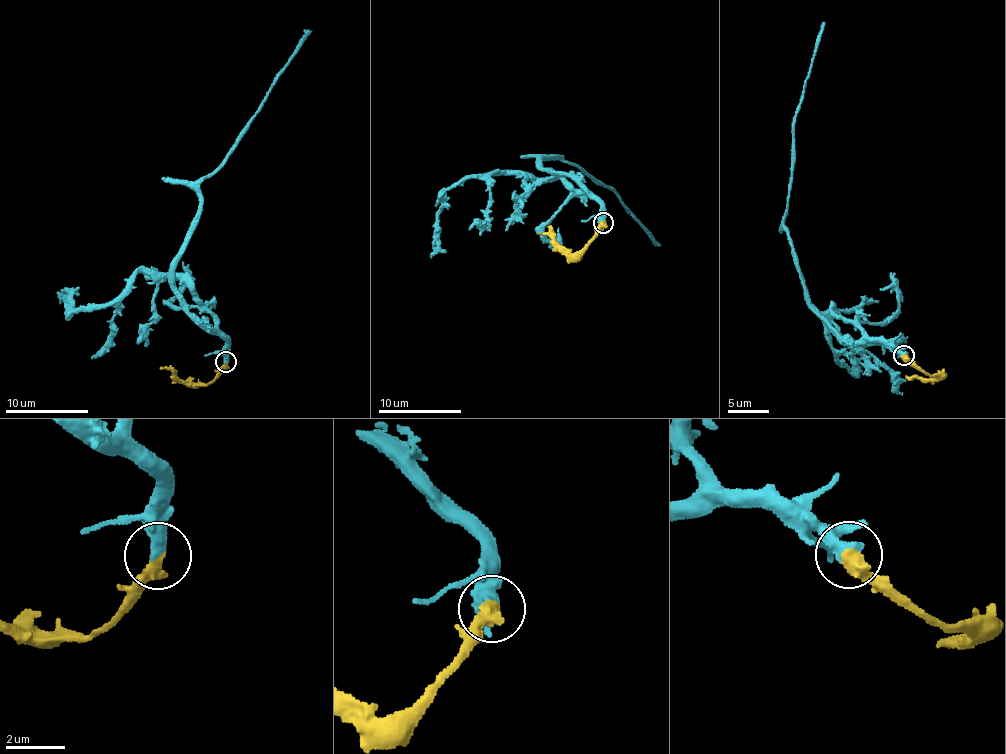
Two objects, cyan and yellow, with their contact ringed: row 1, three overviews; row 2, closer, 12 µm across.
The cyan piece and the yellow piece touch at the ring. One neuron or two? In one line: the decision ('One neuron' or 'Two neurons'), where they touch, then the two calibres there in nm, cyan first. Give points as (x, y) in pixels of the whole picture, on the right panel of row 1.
One neuron. Place: (903, 355). Thickness 460 nm (cyan) against 500 nm

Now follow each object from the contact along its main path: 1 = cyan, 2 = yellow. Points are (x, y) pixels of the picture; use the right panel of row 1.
1: (903, 354), (876, 341), (854, 346), (838, 337), (836, 328), (812, 304), (783, 224), (794, 116), (824, 22)
2: (903, 354), (938, 379), (933, 381), (913, 377), (913, 379)

